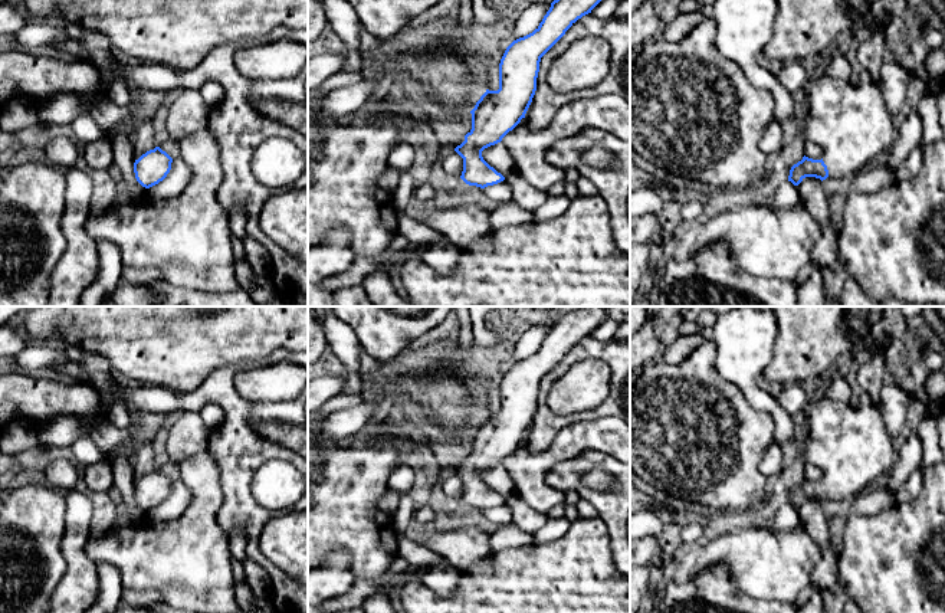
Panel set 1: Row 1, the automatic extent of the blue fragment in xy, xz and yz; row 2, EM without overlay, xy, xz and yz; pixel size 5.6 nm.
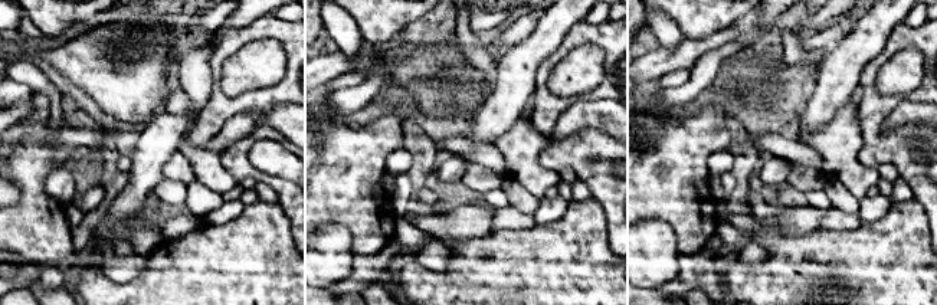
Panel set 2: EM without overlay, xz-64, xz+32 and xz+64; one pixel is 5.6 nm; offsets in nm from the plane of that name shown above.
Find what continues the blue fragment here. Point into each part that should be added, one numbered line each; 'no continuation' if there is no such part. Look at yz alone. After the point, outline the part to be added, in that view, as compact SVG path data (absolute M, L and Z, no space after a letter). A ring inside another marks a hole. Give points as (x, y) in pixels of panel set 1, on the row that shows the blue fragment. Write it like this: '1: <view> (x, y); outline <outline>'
1: yz (850, 124); outline M866 76L857 86L849 81L830 78L810 79L805 91L805 141L816 144L823 151L823 161L827 165L828 177L853 177L869 167L870 161L889 153L898 138L898 128L892 124L889 111L883 102L879 83Z

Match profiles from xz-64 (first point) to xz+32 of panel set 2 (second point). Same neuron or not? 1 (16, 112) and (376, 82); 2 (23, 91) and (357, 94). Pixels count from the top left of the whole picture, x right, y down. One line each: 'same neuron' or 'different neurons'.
1: same neuron
2: different neurons

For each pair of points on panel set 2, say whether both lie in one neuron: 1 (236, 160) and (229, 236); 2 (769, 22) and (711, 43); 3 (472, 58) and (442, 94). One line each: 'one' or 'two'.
1: two
2: two
3: two

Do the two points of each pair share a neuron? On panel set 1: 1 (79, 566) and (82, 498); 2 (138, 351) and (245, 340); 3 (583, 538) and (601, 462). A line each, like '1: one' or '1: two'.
1: one
2: one
3: two

